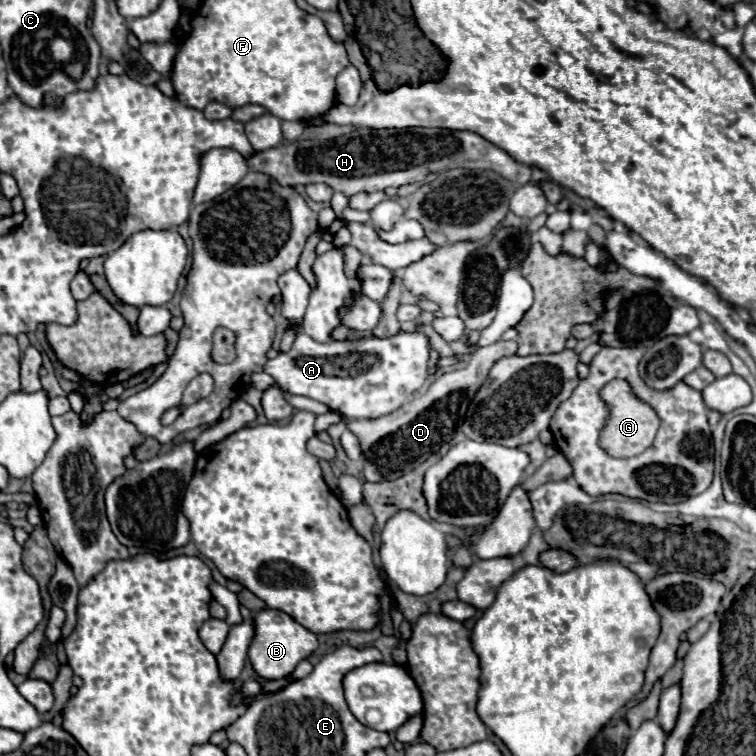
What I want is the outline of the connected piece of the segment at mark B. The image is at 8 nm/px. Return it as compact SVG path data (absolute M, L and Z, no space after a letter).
M266 607L260 613L256 613L252 617L252 621L256 623L256 635L252 637L248 657L252 661L254 671L262 679L280 679L280 677L290 675L294 671L296 663L306 659L318 647L316 635L310 633L306 627L302 627L300 623L296 623L290 615L286 615L282 611Z

